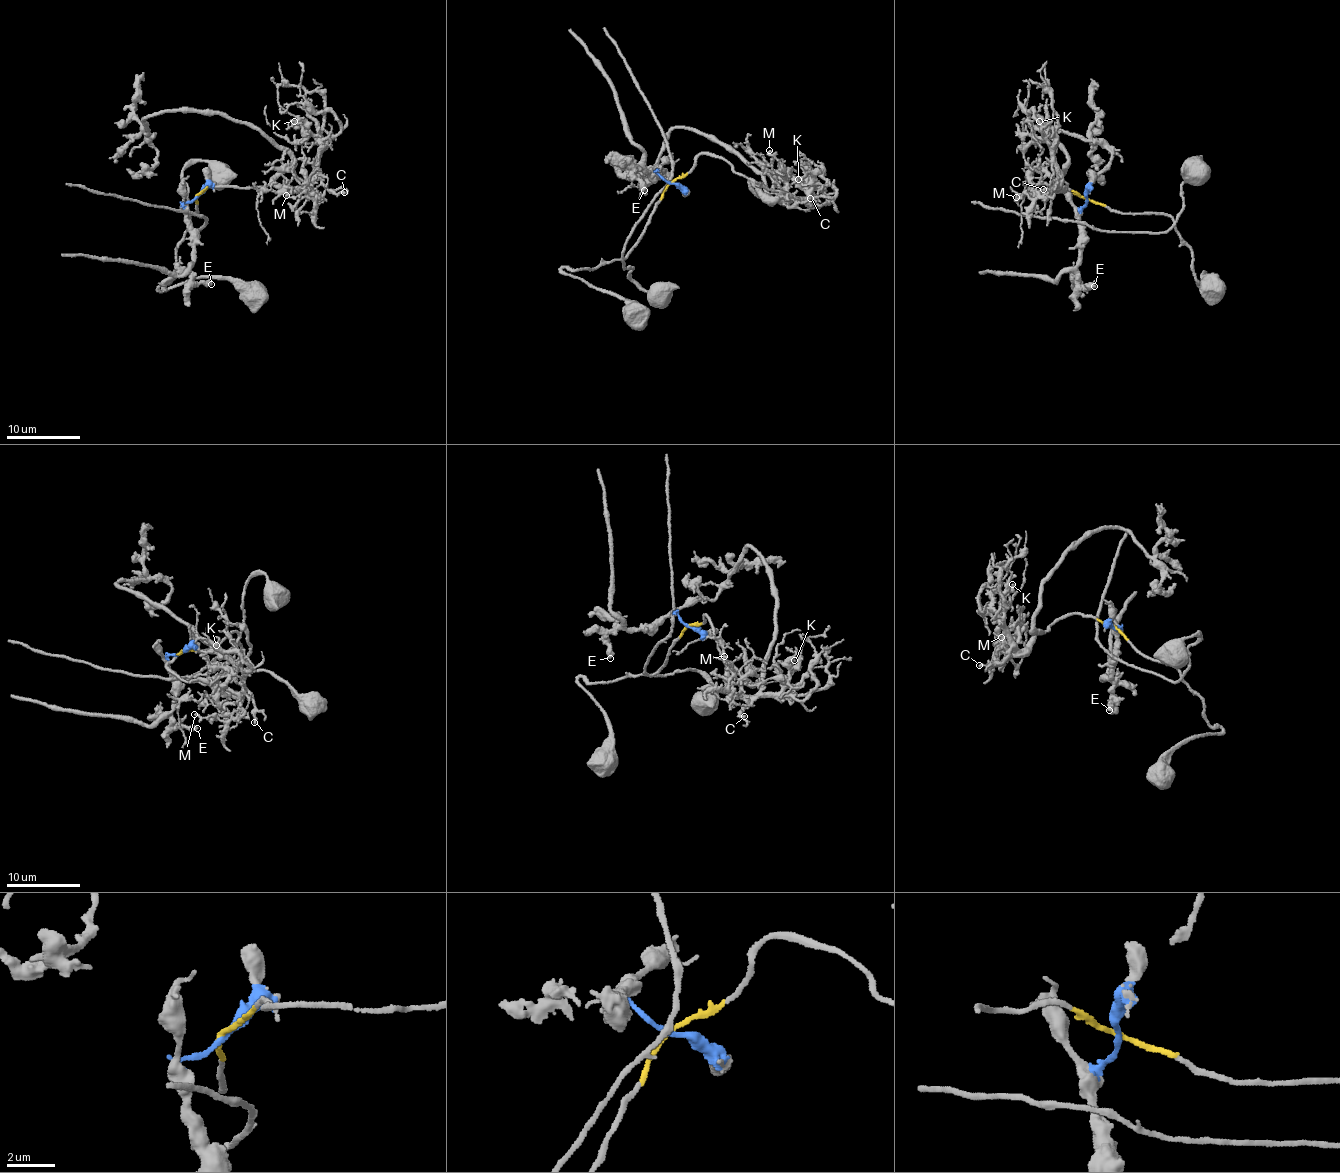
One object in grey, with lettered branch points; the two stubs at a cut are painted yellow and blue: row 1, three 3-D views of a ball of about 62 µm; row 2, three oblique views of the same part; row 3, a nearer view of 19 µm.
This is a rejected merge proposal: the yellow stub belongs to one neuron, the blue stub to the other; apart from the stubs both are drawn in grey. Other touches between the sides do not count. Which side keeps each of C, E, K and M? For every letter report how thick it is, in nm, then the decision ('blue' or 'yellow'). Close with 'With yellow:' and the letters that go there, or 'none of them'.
C: 180 nm thick; yellow
E: 480 nm thick; blue
K: 400 nm thick; yellow
M: 130 nm thick; yellow
With yellow: C, K, M

